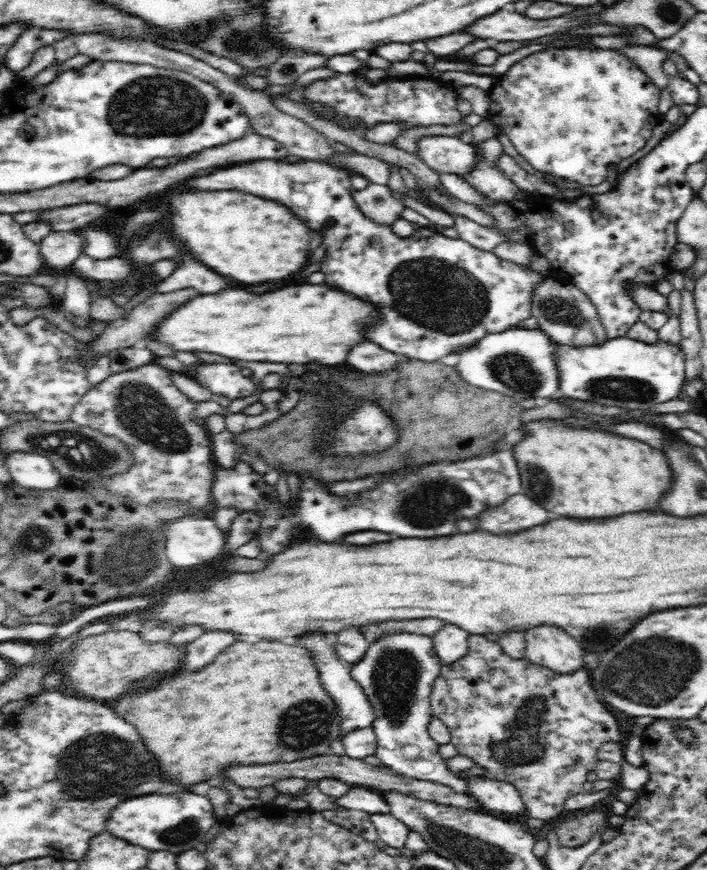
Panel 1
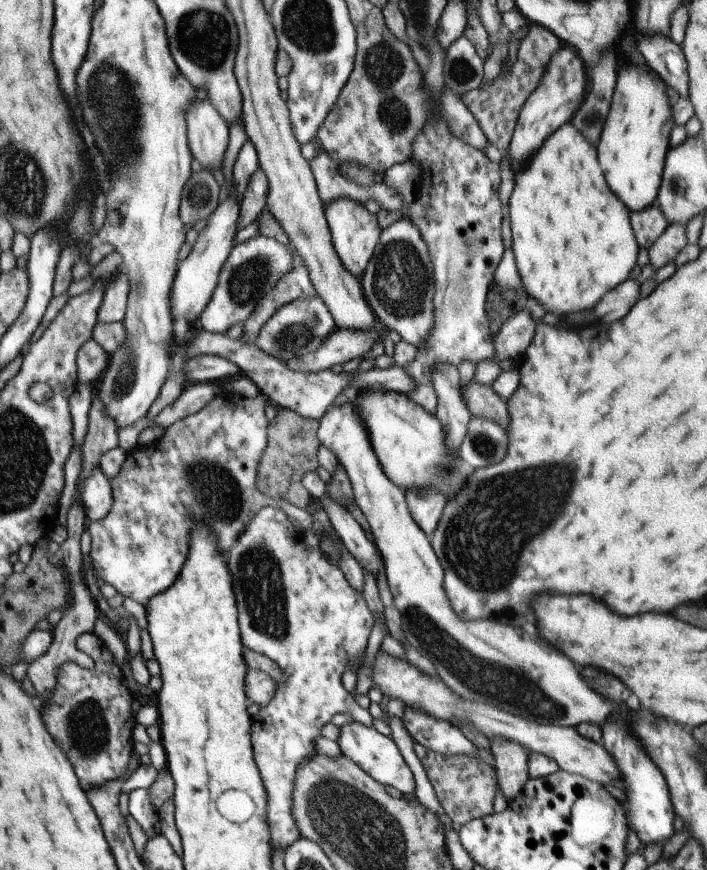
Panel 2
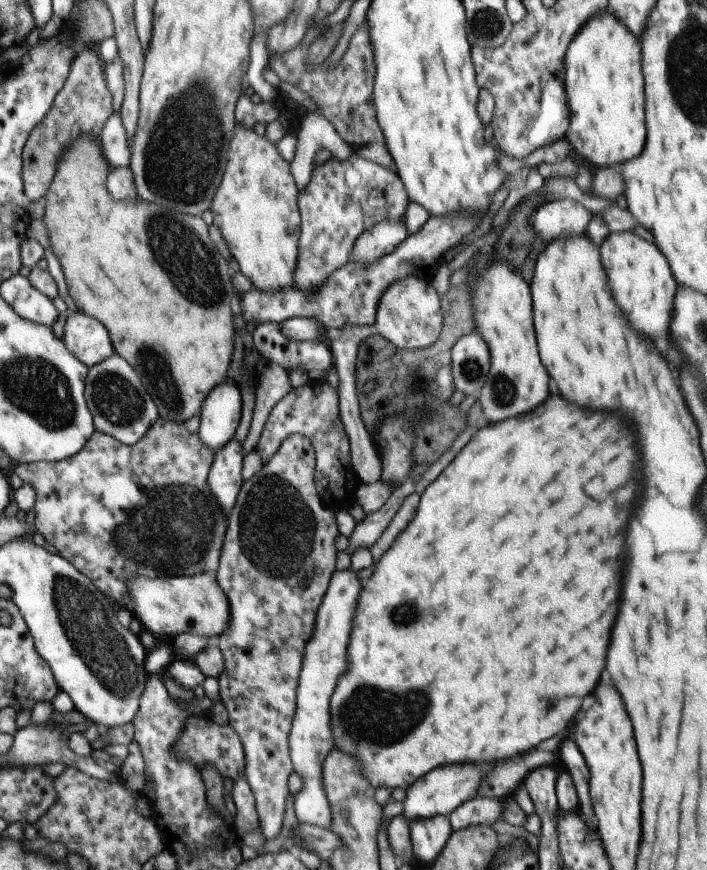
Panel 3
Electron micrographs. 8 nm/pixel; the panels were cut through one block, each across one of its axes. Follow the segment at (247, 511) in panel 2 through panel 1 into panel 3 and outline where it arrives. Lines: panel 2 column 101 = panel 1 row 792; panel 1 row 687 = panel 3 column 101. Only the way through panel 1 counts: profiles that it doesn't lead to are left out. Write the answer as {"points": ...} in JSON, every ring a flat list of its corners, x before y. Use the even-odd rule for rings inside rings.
{"points":[[159,416,147,430,145,434,139,438,135,444,127,446,117,442,115,438,107,436,99,431,93,431,87,442,69,458,58,461,35,462,31,464,19,464,13,468,13,472,17,474,24,484,29,484,33,488,35,494,35,502,32,506,34,516,34,532,39,533,44,542,53,545,57,549,57,555,63,560,71,563,71,566,80,572,91,584,108,597,116,606,128,610,133,614,133,606,131,606,131,598,127,594,125,582,135,578,135,576,143,576,143,578,163,578,163,576,193,576,193,574,201,574,218,569,219,555,223,544,223,537,227,526,228,514,225,514,217,500,213,498,209,486,206,484,206,476,212,463,213,452,199,440,197,432,188,433,185,426,175,424,171,420,165,420]]}

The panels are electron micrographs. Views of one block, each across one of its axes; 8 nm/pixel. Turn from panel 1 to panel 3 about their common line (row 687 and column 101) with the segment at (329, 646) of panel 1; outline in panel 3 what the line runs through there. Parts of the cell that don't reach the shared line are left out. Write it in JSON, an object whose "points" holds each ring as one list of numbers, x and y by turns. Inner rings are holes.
{"points":[[79,311,73,312,65,320,61,339,65,348,87,368,107,360,113,352,105,328]]}

